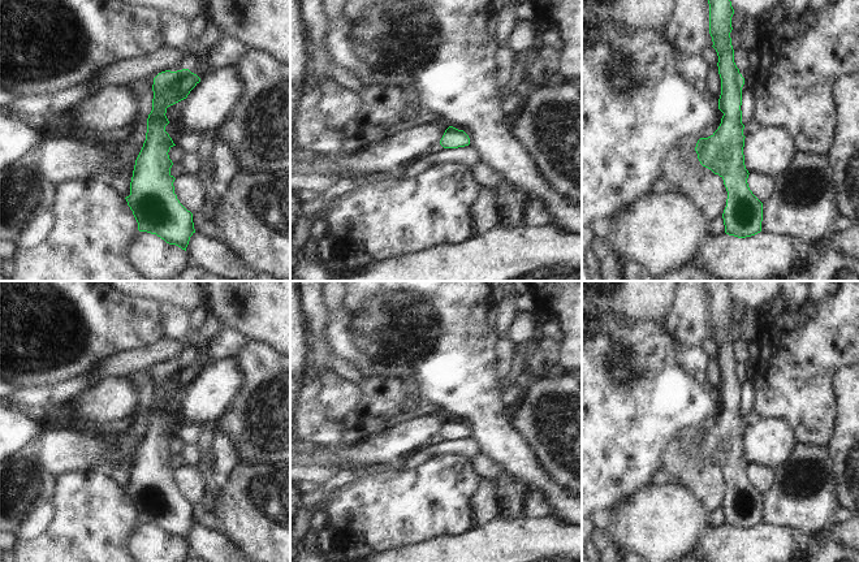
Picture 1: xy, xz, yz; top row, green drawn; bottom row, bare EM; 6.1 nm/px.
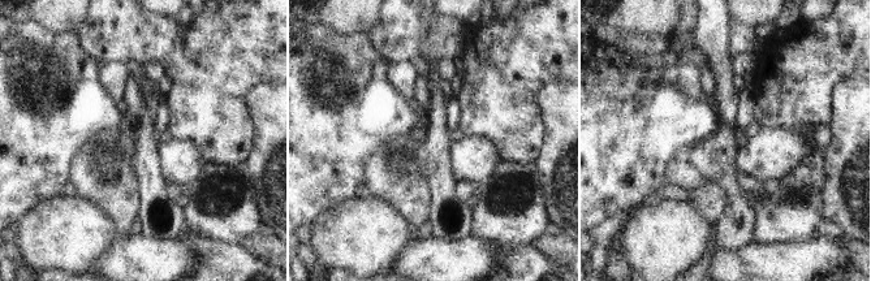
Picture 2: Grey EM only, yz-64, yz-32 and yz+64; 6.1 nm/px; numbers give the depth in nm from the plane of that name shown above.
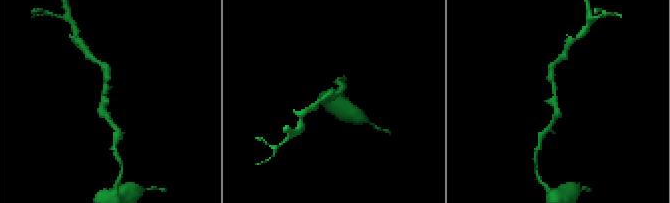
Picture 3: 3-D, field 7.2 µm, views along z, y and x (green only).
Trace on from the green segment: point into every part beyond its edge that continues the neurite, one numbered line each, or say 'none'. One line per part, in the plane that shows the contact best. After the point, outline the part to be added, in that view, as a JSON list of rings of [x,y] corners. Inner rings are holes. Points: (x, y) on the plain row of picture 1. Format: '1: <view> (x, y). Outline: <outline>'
none.

